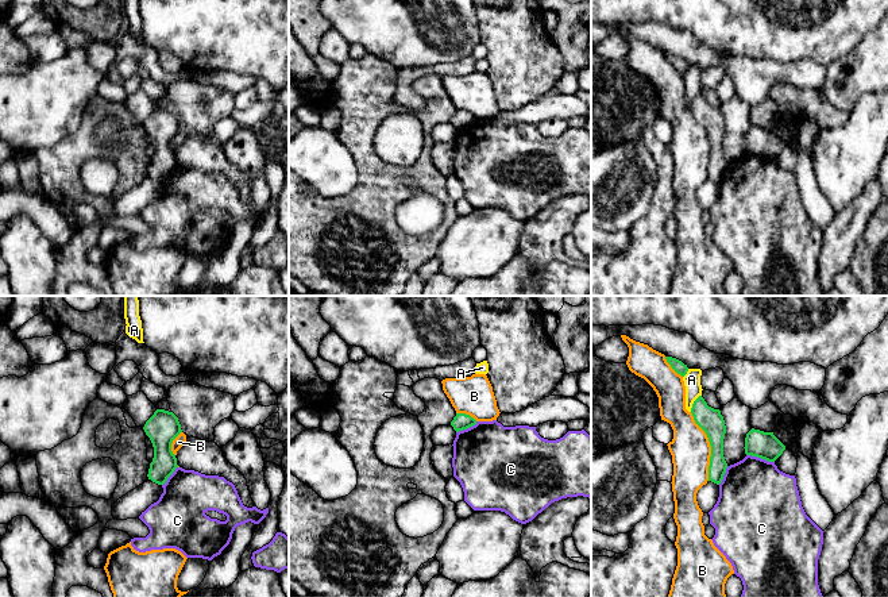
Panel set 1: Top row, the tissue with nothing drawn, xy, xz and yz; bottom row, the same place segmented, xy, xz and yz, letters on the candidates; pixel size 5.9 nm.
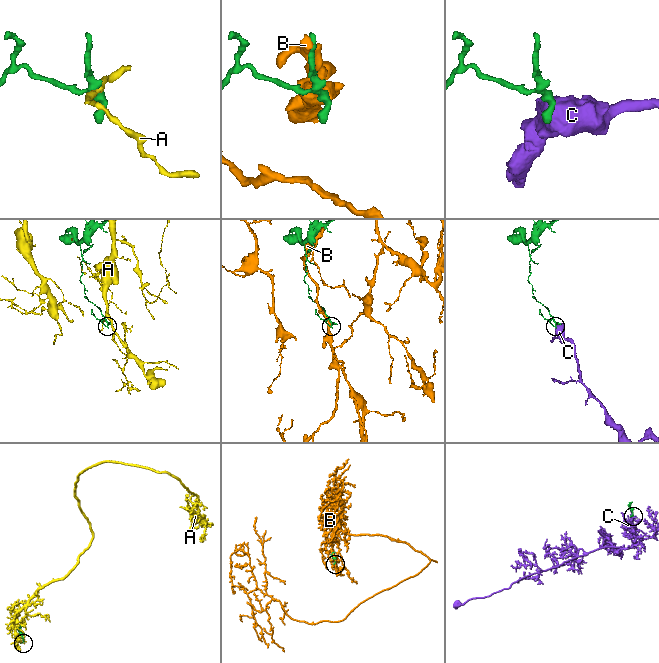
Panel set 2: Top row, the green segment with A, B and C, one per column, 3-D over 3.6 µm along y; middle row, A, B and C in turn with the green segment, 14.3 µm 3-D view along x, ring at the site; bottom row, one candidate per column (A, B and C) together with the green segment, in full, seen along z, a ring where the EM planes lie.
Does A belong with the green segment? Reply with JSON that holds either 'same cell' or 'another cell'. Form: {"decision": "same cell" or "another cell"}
{"decision": "another cell"}

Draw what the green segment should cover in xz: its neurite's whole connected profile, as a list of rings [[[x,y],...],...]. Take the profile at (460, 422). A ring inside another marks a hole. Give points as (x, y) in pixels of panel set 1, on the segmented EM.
[[[456,413],[453,420],[451,421],[451,425],[456,432],[467,430],[476,424],[476,420],[466,413]]]

